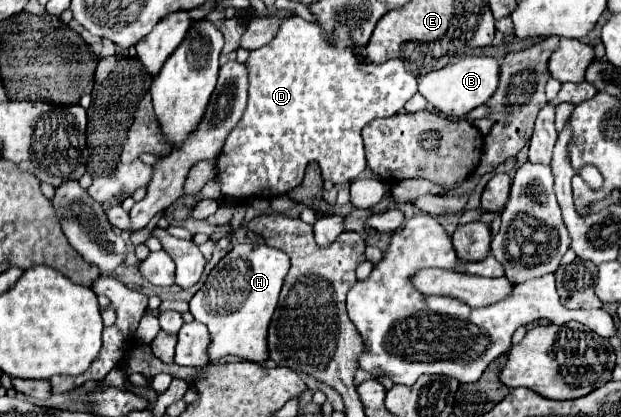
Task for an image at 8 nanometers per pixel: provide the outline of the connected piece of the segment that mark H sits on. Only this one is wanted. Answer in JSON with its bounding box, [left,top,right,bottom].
[190,243,290,365]

